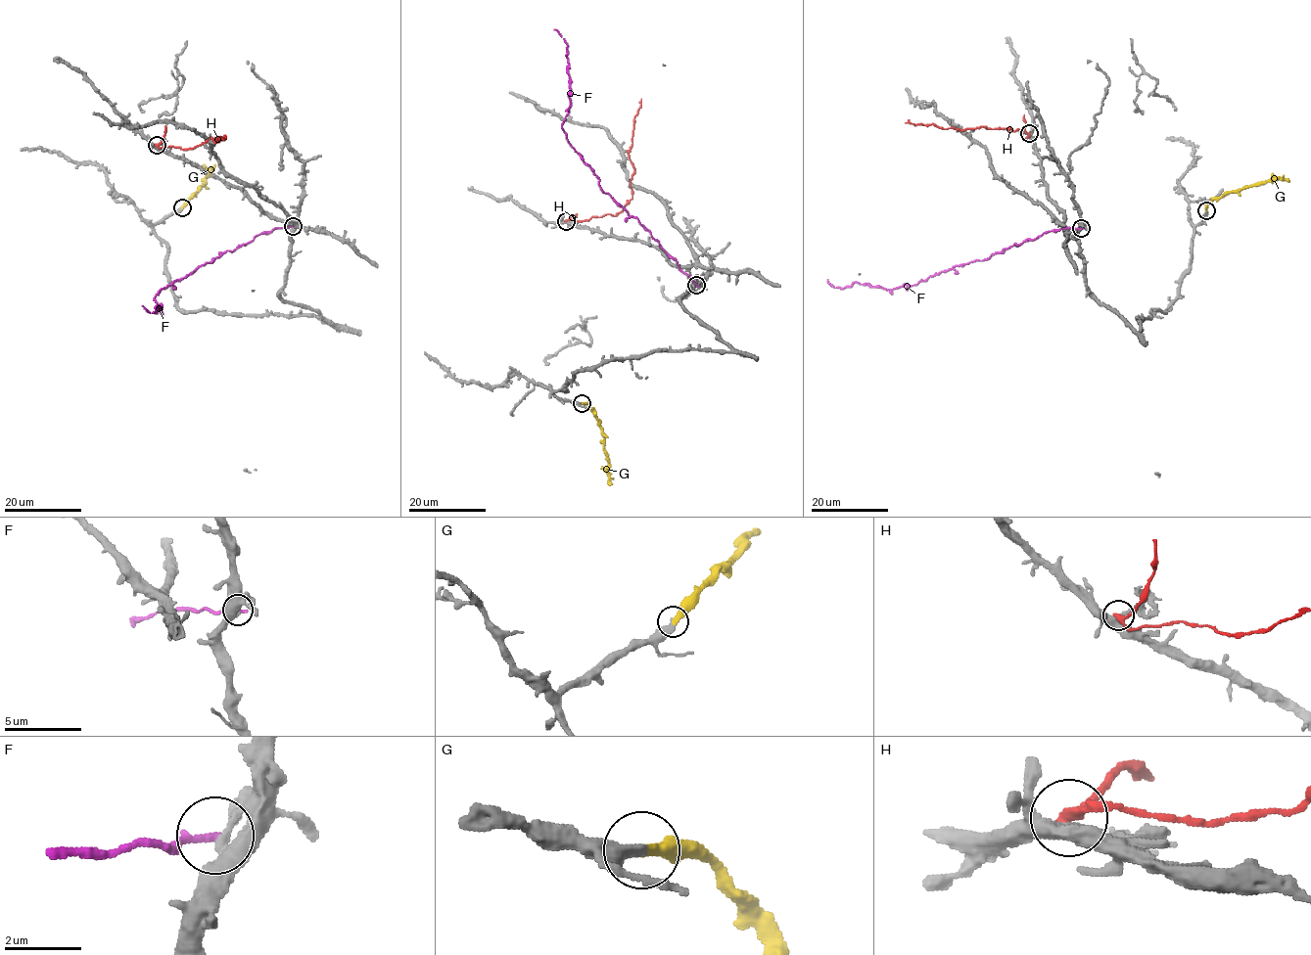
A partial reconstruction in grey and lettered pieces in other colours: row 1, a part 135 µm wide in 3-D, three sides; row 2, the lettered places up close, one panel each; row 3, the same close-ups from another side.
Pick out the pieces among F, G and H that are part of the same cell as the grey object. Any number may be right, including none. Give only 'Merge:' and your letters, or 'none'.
Merge: G

